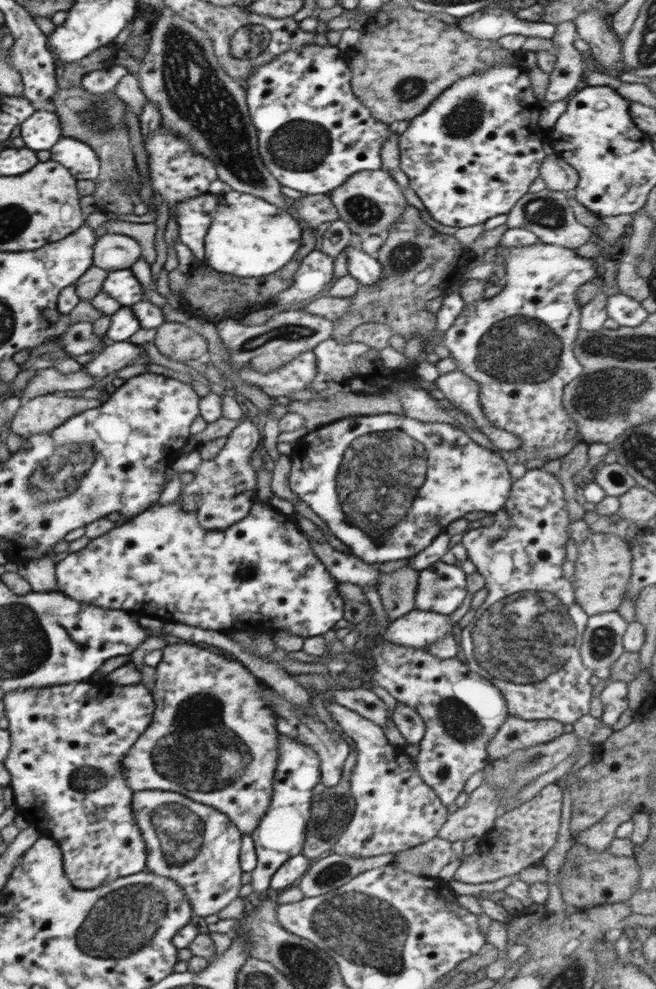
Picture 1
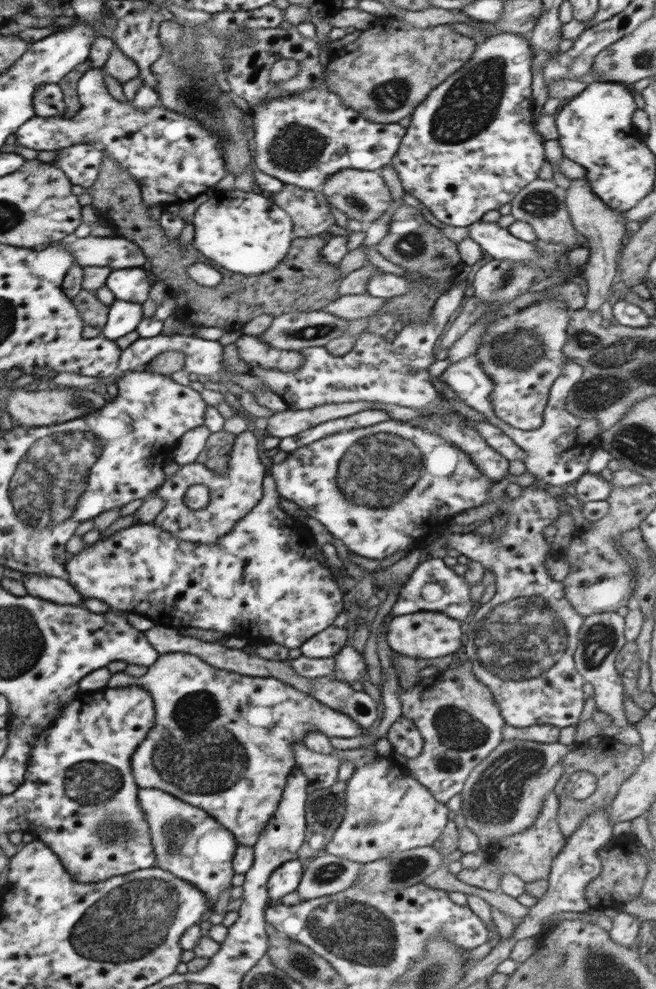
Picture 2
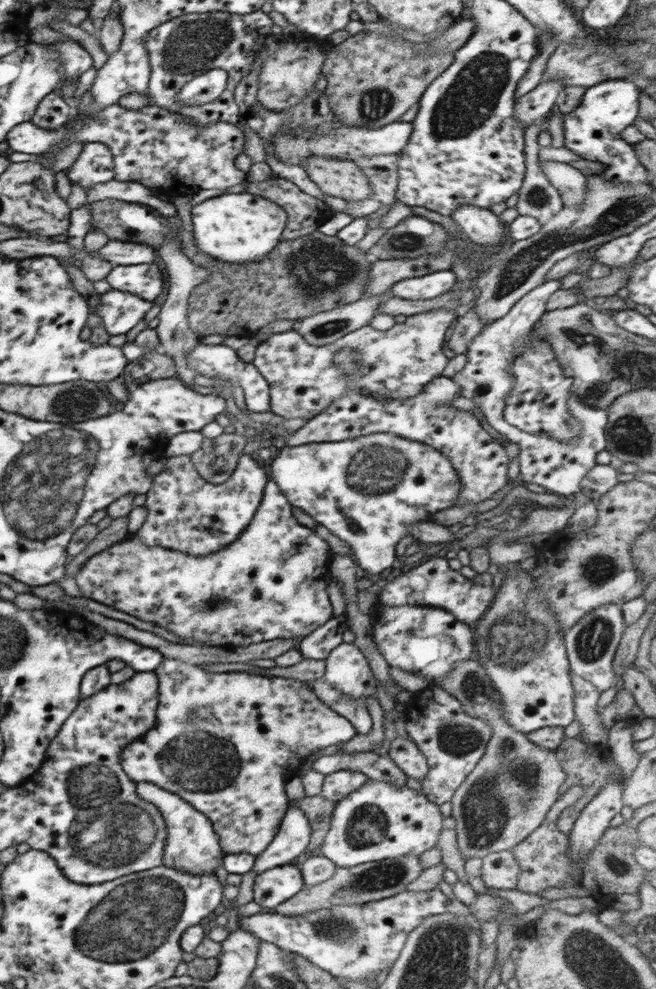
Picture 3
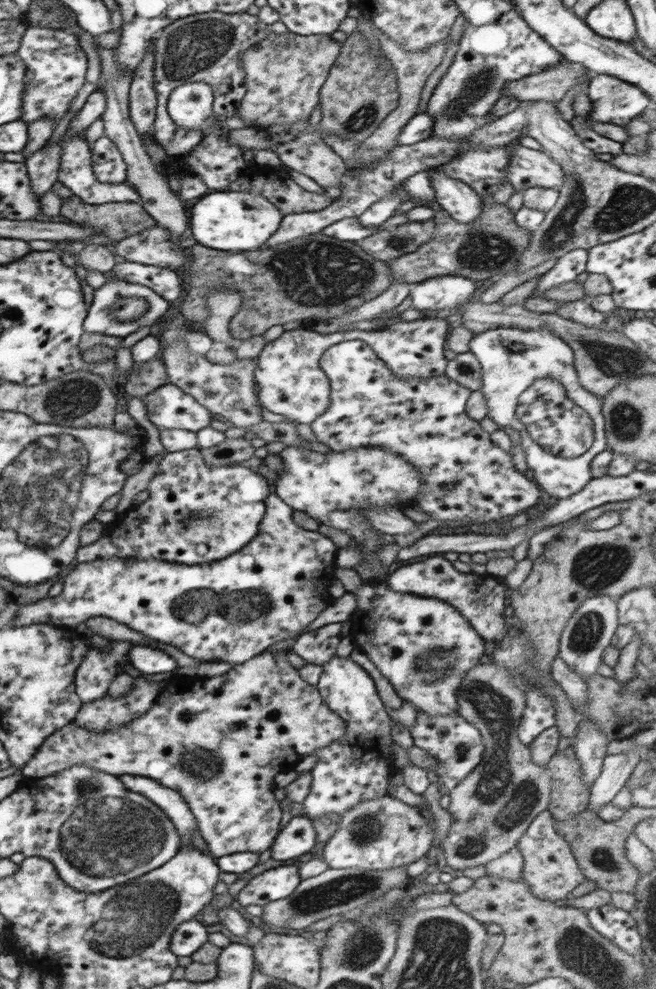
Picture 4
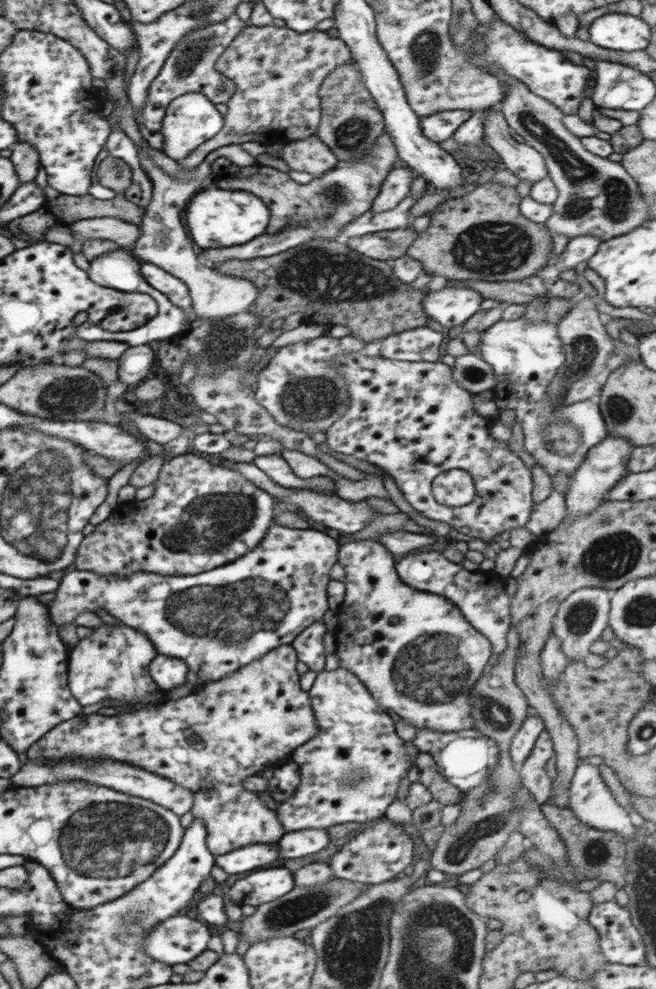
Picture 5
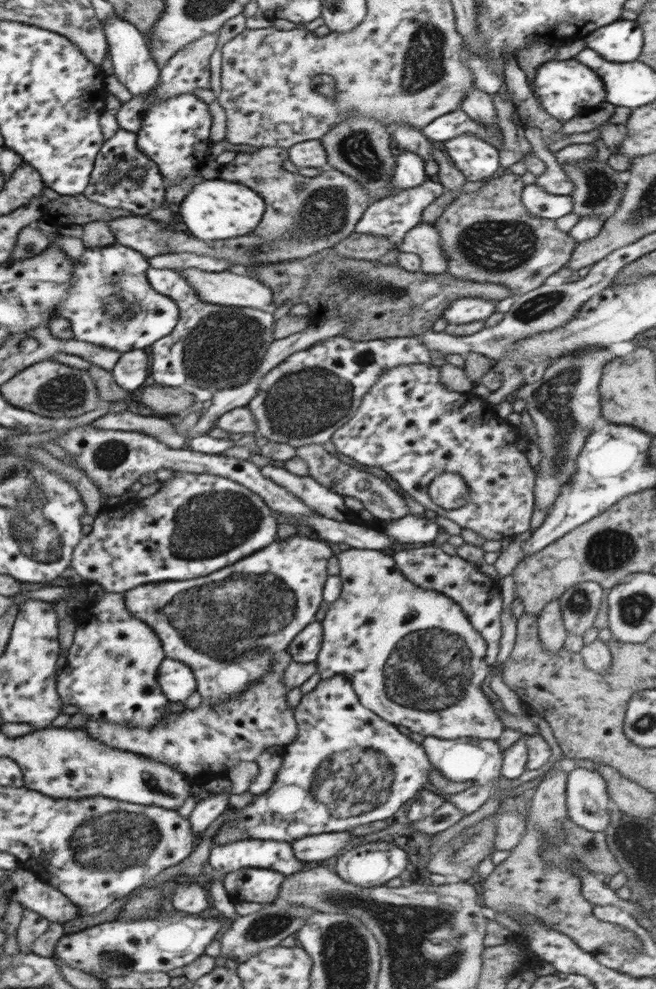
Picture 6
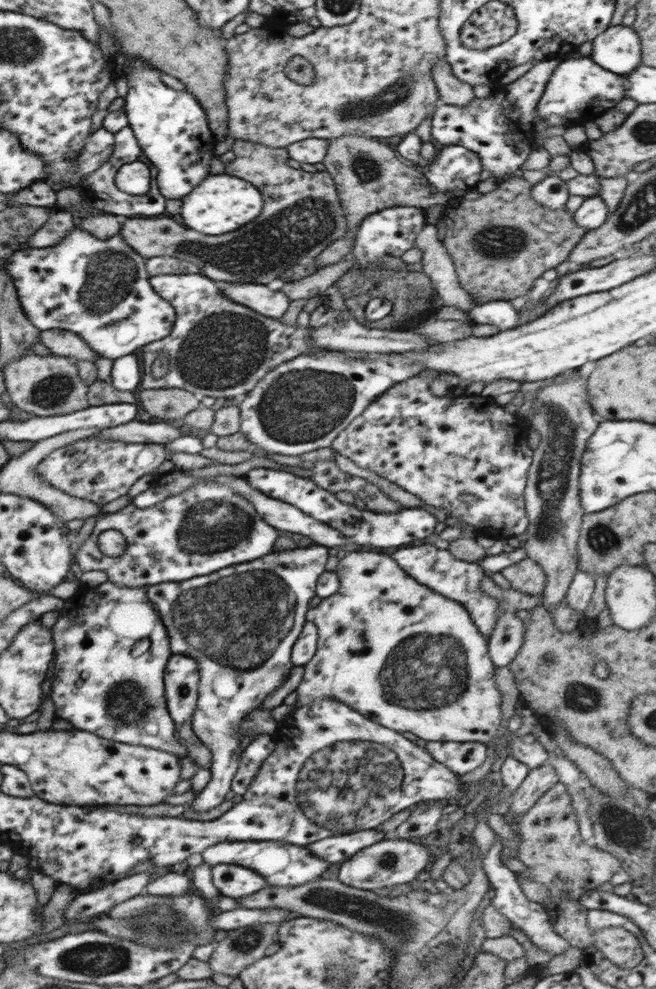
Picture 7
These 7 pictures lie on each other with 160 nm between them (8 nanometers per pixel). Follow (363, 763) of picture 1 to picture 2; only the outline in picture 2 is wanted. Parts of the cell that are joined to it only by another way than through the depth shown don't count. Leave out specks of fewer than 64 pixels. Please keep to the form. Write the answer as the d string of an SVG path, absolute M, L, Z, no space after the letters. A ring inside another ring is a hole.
M168 652L168 654L160 655L157 661L149 666L146 674L140 677L130 677L130 675L120 671L111 675L108 680L107 688L126 688L126 686L138 685L144 688L151 694L154 708L155 708L155 722L154 727L149 730L146 739L144 739L134 751L131 757L131 770L135 783L140 789L143 788L160 788L164 792L170 792L172 796L176 796L180 800L200 808L213 816L218 823L222 824L224 829L228 829L239 846L254 846L258 842L258 837L261 836L262 831L270 817L275 813L275 810L280 804L282 793L287 781L287 776L291 773L294 766L296 766L295 754L293 744L295 742L303 742L306 733L310 733L312 729L320 731L326 735L330 740L331 738L354 738L362 735L364 728L360 724L346 716L343 712L336 711L328 706L318 702L296 688L290 687L290 684L281 681L274 677L255 677L238 674L237 672L230 672L228 670L220 670L210 666L195 654L186 654L185 652ZM378 756L376 761L356 767L346 783L347 811L332 840L326 843L328 854L352 862L374 862L396 851L432 845L449 823L447 806L437 802L406 767L393 762L390 757Z

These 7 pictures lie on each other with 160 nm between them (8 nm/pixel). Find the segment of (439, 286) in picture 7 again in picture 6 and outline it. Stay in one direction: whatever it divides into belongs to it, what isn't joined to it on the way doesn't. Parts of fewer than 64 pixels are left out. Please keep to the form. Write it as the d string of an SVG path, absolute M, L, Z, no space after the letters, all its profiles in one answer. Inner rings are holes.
M419 223L407 232L402 245L397 248L400 253L418 254L422 259L420 271L426 275L442 275L449 268L448 260L440 248L440 236L431 224Z

